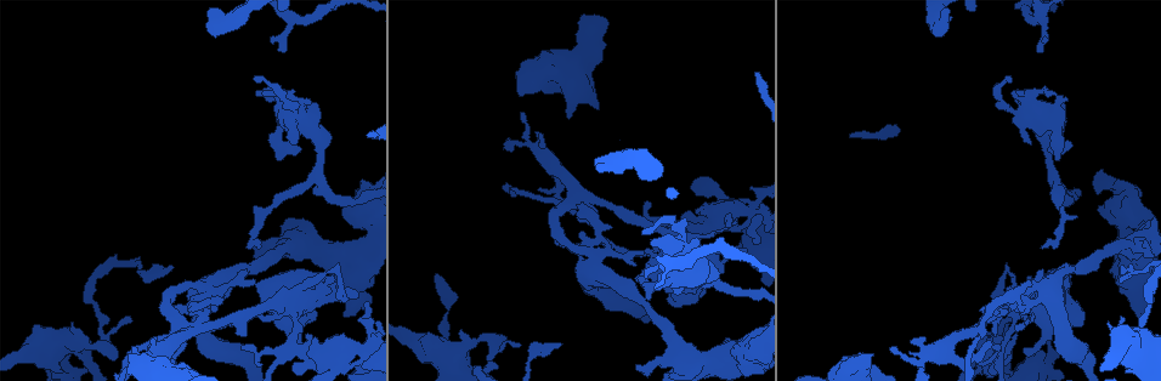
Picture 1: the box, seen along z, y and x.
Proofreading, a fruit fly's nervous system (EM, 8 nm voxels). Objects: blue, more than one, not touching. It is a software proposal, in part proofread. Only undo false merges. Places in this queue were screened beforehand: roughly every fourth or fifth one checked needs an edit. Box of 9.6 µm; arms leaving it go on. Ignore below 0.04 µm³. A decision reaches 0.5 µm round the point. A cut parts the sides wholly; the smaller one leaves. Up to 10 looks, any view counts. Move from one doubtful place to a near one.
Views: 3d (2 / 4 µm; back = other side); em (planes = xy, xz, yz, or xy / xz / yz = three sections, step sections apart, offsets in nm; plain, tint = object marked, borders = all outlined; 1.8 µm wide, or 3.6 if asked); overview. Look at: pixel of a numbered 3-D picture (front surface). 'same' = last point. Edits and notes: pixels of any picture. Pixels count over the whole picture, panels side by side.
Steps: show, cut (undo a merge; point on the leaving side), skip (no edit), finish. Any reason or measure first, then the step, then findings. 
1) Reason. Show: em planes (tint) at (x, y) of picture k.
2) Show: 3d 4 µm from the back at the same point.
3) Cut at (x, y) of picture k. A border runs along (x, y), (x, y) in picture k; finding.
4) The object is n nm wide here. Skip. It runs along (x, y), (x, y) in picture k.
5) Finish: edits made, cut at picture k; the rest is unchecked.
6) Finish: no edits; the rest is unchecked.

Four-way junction. Show: 3d 2 µm at (600, 202) of picture 1.

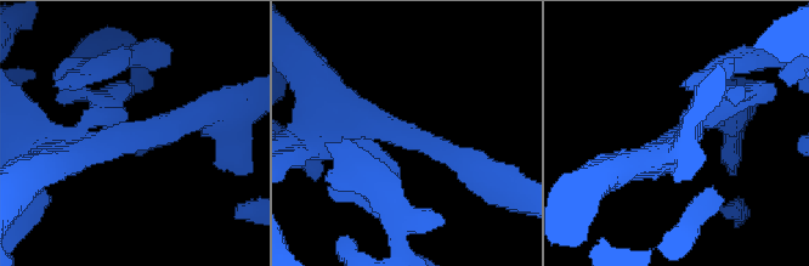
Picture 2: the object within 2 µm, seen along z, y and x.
Show: em planes (plain) at (403, 143) of picture 2.

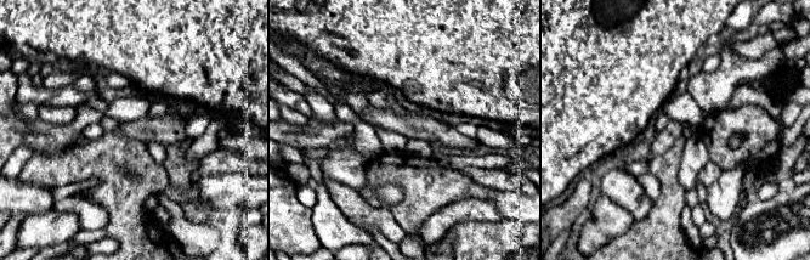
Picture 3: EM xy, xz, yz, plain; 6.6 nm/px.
Show: em planes (tint) at the same point.

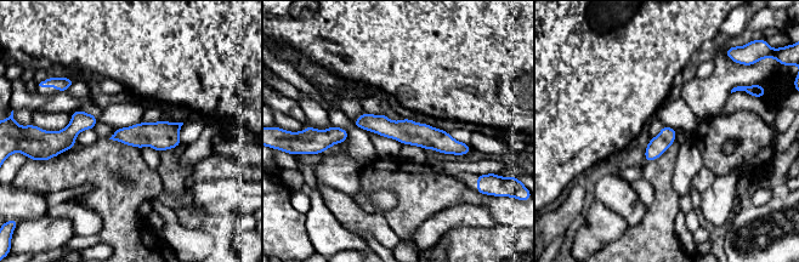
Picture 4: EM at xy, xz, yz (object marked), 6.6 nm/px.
Skip. It runs along (357, 123), (380, 124), (466, 149) in picture 4; continuous, no second cell.

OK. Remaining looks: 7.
Thin arm on a thick one. Show: 3d 2 µm at (1009, 346) of picture 1.

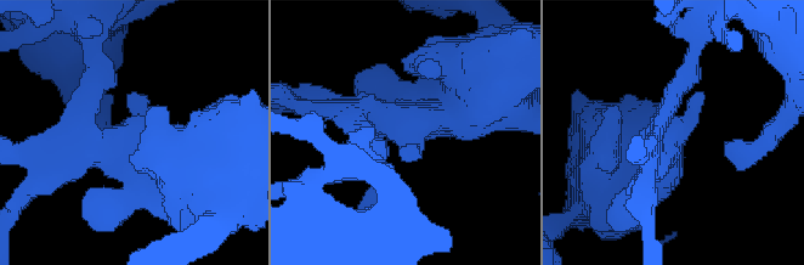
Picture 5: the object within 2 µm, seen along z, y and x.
Show: em xy step 16 (plain) at (104, 146) of picture 5.

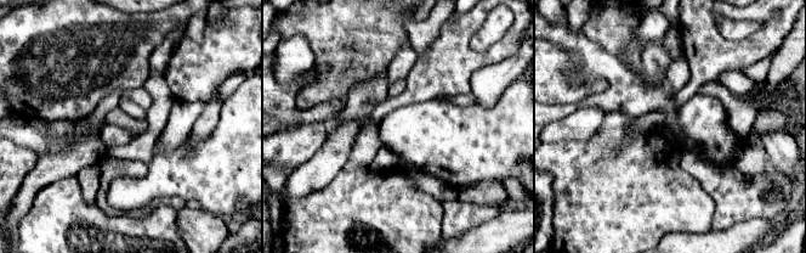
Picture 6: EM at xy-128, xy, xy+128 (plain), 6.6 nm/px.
With the object marked. Show: em xy step 16 (tint) at the same point.

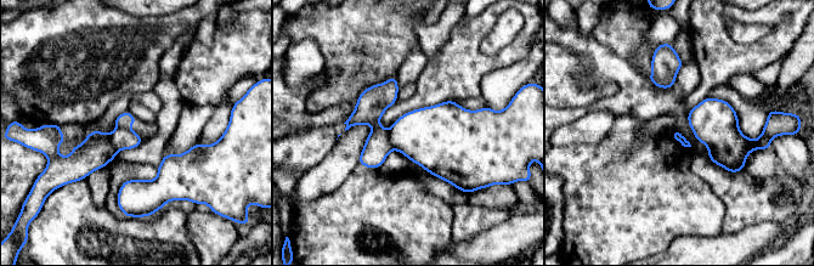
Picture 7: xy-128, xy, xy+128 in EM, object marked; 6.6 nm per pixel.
The object is 60 nm wide here. Cut at (427, 136) of picture 7. A border runs along (386, 130), (389, 142), (394, 148) in picture 7; two cells meet here.

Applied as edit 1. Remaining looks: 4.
Show: em 3.6 µm planes (borders) at (57, 350) of picture 1.

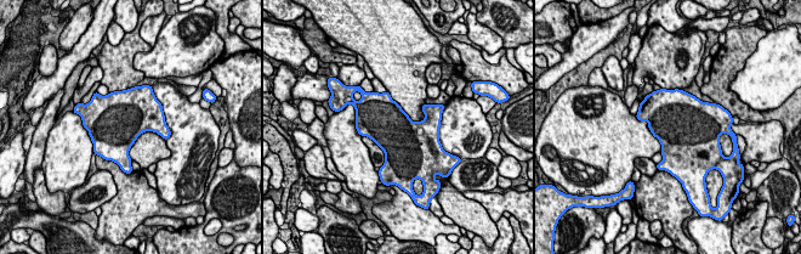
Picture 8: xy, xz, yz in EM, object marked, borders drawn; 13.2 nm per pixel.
Skip. One cell here.

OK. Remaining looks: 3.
Finish: edits made, cut at picture 7; the rest is unchecked.

